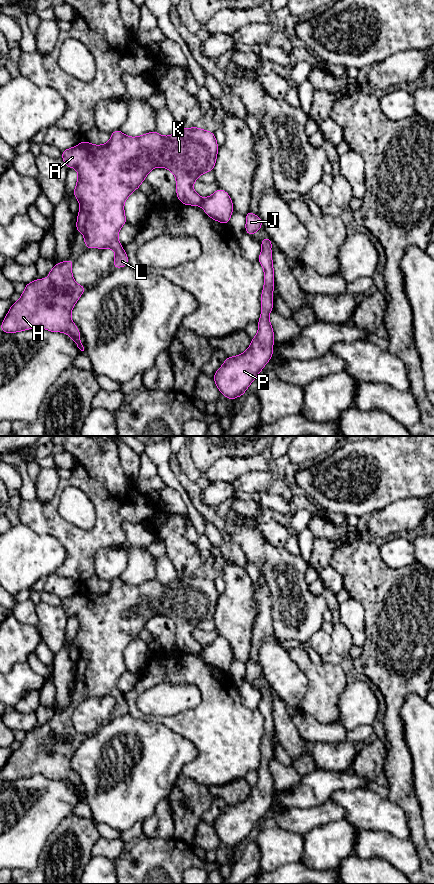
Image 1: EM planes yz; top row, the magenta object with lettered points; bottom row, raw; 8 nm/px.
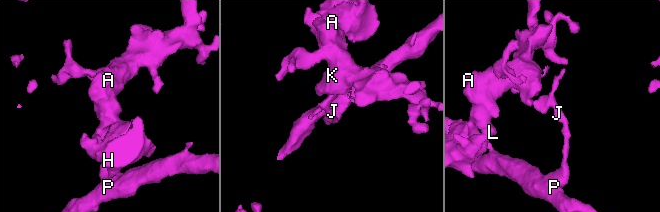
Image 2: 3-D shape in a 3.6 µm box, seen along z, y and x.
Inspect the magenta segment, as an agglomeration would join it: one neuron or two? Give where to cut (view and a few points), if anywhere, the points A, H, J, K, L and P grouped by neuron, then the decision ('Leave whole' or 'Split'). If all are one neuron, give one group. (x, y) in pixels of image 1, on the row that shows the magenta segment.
Split along yz (202, 199), (200, 205). Groups: A H K L / J P. Split

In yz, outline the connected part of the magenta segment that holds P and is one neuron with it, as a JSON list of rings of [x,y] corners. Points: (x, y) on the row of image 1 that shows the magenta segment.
[[[267,236],[262,239],[262,251],[258,261],[264,268],[264,287],[261,294],[262,311],[258,321],[258,333],[252,338],[249,348],[234,357],[227,357],[224,364],[212,376],[220,393],[231,401],[244,392],[259,376],[273,355],[274,331],[269,320],[269,314],[273,310],[274,269],[271,253],[273,242]]]

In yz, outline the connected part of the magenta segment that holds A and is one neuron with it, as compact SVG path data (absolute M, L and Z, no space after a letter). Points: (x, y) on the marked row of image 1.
M179 127L176 134L161 136L157 131L145 133L139 137L129 137L119 129L111 133L111 138L104 145L93 145L83 140L79 145L70 149L62 150L64 163L68 168L76 168L78 172L77 184L74 188L74 197L80 203L80 211L77 215L76 231L84 235L85 247L110 248L115 251L115 260L112 266L116 269L128 266L128 256L118 241L118 233L122 226L127 223L124 213L124 202L129 195L139 189L147 174L155 167L163 167L170 170L176 178L177 198L184 205L201 206L202 198L193 190L193 183L198 177L213 171L218 154L218 144L214 133L200 129Z

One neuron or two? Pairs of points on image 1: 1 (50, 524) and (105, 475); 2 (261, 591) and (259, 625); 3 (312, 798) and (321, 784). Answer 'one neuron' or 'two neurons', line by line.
1: one neuron
2: one neuron
3: one neuron

